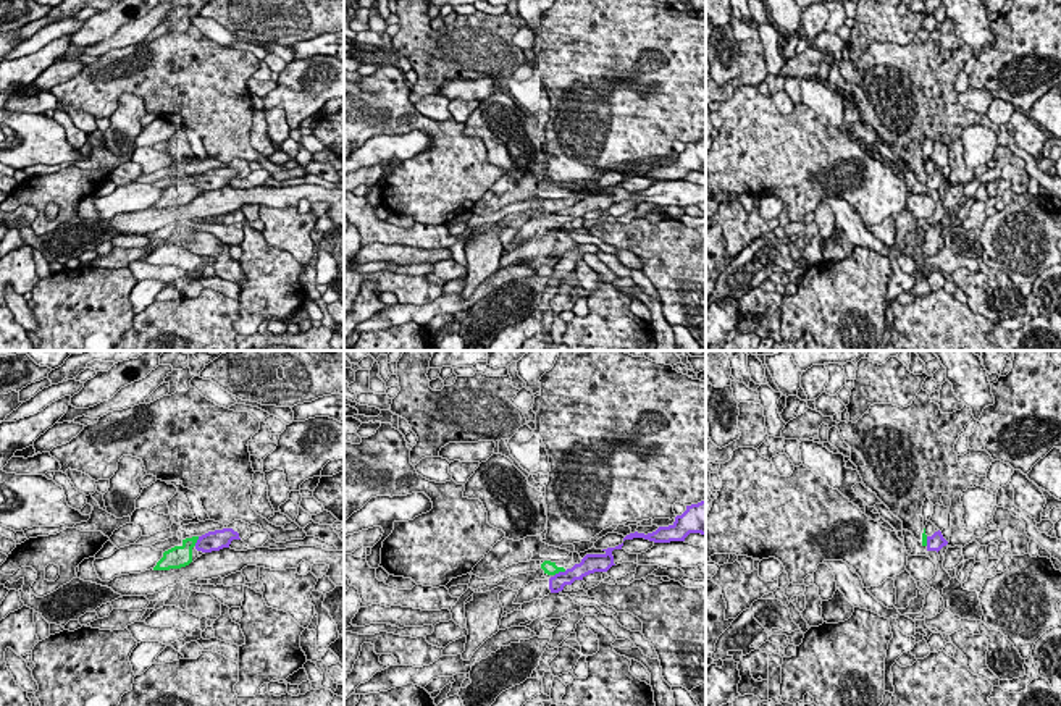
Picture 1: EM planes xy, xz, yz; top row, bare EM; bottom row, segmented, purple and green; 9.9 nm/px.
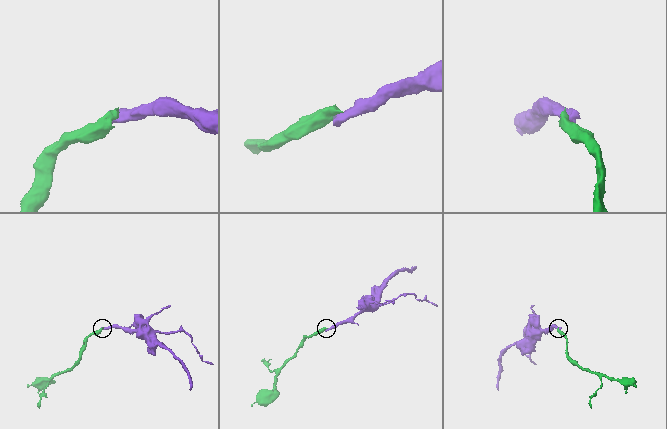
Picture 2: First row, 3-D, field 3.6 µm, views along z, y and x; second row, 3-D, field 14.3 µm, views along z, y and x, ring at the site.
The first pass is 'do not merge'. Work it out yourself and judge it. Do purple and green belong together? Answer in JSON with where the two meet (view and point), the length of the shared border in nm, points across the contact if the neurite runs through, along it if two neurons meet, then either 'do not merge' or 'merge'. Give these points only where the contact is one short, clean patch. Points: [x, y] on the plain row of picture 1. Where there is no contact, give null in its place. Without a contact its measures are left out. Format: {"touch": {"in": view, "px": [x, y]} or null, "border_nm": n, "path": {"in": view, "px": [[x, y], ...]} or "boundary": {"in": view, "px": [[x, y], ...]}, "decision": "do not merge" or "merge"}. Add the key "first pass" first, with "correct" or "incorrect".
{"first pass": "correct", "touch": {"in": "xz", "px": [559, 210]}, "border_nm": 140, "boundary": {"in": "xz", "px": [[566, 209], [559, 209], [554, 214]]}, "decision": "do not merge"}

